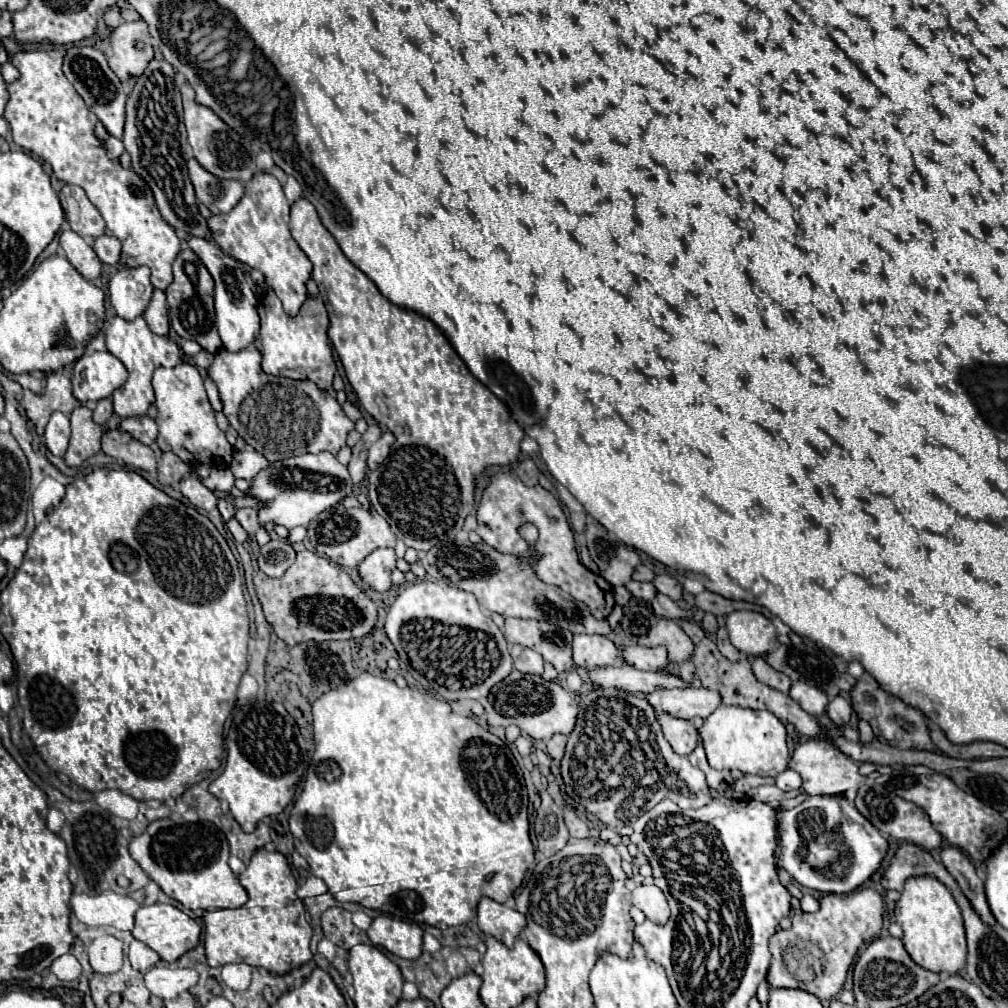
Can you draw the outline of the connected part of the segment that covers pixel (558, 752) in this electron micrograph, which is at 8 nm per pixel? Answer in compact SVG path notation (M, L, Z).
M555 734L549 742L547 742L547 754L555 760L561 760L563 758L563 752L565 752L565 744L567 744L567 736L563 734Z

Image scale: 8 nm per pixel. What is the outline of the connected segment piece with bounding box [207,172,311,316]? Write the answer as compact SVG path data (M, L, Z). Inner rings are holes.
M257 172L249 182L245 182L245 194L239 204L227 214L209 216L207 226L211 240L229 256L263 272L265 286L277 294L277 298L283 302L283 310L289 316L297 316L299 308L307 300L311 262L289 232L289 202L279 180L271 174Z

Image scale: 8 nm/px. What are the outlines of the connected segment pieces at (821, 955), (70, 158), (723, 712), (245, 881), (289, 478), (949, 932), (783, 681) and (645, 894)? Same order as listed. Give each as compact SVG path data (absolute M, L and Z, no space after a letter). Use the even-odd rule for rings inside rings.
M859 888L845 896L825 894L819 900L819 910L815 914L795 914L793 928L787 932L783 930L769 940L769 948L773 952L771 970L767 974L769 988L801 988L805 992L811 992L819 1000L831 1000L845 984L847 970L853 964L853 958L855 958L859 946L863 942L875 940L879 936L881 928L883 928L883 898L877 890Z
M51 48L19 50L11 58L11 64L21 72L19 80L7 86L9 102L3 114L11 124L13 140L27 152L49 162L59 180L79 184L105 218L105 234L121 242L121 264L127 268L145 264L151 270L153 288L165 290L173 280L171 266L181 250L179 238L159 214L149 186L133 170L125 170L119 162L107 158L103 144L93 134L93 124L97 122L95 114L61 70L63 56L63 48Z
M719 706L699 728L709 766L715 770L741 770L757 776L777 776L787 768L787 732L773 712L755 712L739 706Z
M257 850L243 870L246 876L238 876L241 885L246 891L251 891L251 898L237 910L217 910L205 912L203 915L205 952L209 966L225 966L231 962L245 962L255 968L265 968L267 972L275 970L277 974L285 974L307 960L311 960L313 953L310 949L311 924L307 920L307 910L303 902L297 898L297 880L291 874L289 862L281 852L265 852Z
M319 452L269 464L263 472L259 472L259 476L255 476L255 480L251 480L251 488L245 494L261 502L257 508L261 524L273 522L291 530L295 526L307 526L323 510L353 494L353 482L347 466L343 466L333 454Z
M919 876L919 878L909 878L905 882L905 888L901 892L899 902L895 904L895 922L903 928L903 944L909 952L909 956L917 962L923 964L923 968L931 972L945 972L945 974L961 974L965 970L965 960L967 960L967 944L965 944L965 928L963 928L963 916L961 910L951 896L951 892L931 876Z
M763 658L753 660L753 672L759 682L763 682L779 692L789 692L789 688L791 688L791 680L787 676L783 676L783 672L771 668Z
M641 884L633 890L633 906L639 908L649 920L665 924L669 920L669 906L663 892L655 884Z

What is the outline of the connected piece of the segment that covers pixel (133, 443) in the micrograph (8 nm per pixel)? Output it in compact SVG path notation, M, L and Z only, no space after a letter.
M107 430L103 434L101 440L103 452L107 456L113 456L115 460L125 462L127 466L135 468L135 470L145 470L149 474L155 472L155 454L149 446L137 442L133 436L129 436L127 432L121 430Z

